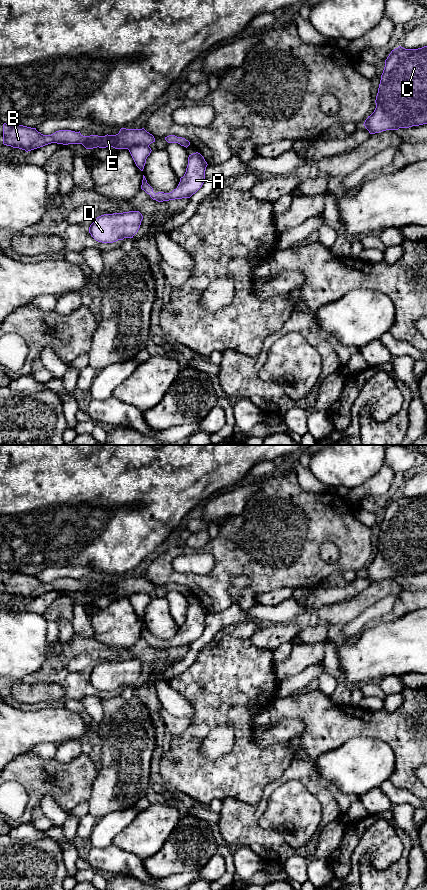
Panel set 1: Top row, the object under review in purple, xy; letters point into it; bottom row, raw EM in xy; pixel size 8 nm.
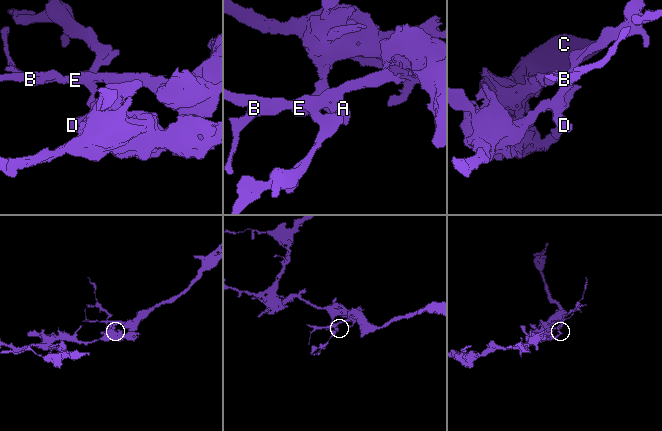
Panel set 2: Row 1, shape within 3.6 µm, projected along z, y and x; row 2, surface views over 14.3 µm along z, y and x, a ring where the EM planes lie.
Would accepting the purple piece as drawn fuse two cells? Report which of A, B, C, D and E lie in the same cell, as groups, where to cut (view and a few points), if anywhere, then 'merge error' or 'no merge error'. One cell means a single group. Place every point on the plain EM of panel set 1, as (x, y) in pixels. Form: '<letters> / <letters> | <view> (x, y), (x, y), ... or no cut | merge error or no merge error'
A D / B C E | xy (148, 592), (136, 592), (128, 597) | merge error

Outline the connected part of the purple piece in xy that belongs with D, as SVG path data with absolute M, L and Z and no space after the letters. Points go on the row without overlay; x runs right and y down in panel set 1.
M139 659L104 662L90 673L89 681L96 689L102 691L133 686L140 676L142 667Z

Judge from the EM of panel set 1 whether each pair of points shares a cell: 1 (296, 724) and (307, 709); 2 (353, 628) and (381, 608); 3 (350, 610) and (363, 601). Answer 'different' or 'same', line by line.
1: different
2: same
3: same

